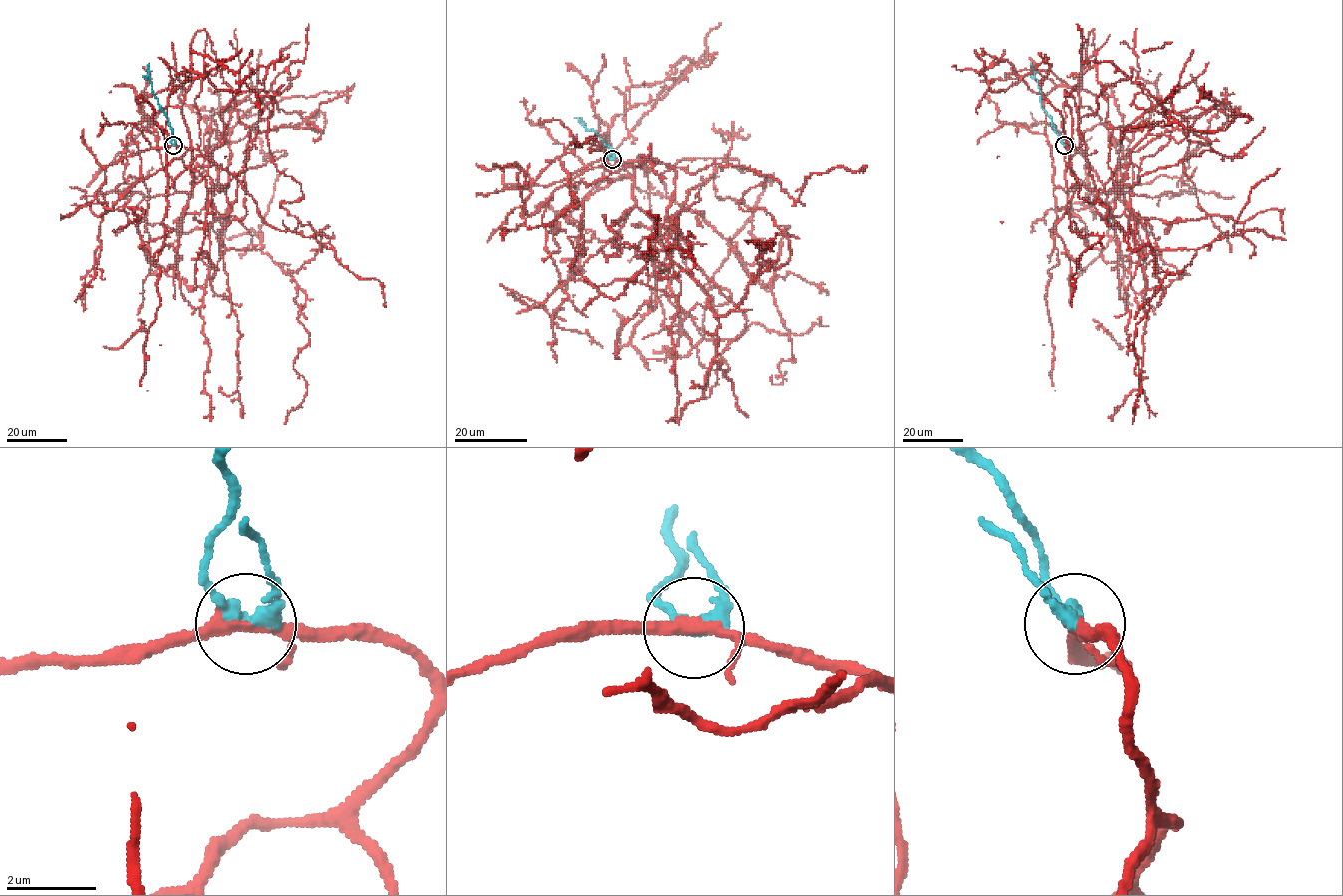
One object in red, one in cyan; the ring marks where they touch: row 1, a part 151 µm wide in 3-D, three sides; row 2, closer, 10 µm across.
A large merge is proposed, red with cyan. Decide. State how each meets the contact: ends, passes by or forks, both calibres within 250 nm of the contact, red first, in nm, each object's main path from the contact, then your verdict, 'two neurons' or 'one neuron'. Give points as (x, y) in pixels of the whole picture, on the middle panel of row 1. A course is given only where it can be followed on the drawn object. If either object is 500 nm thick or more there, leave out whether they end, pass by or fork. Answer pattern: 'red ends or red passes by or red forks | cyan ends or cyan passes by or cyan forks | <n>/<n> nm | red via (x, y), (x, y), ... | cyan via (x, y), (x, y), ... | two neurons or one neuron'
red passes by | cyan passes by | 280/320 nm | red via (611, 158), (724, 316), (790, 256), (738, 204), (767, 175), (728, 165), (720, 130), (749, 135) | cyan via (611, 158), (610, 148), (595, 131), (587, 130), (581, 117) | two neurons

